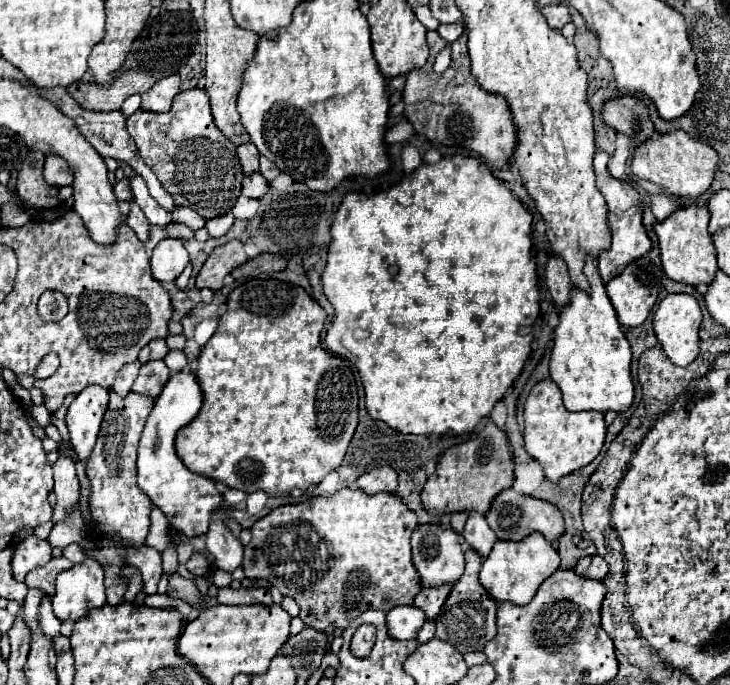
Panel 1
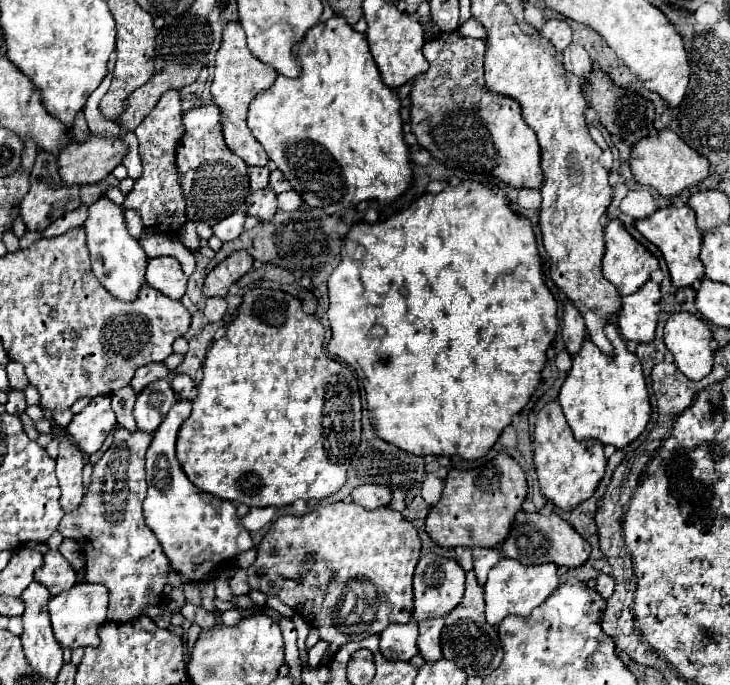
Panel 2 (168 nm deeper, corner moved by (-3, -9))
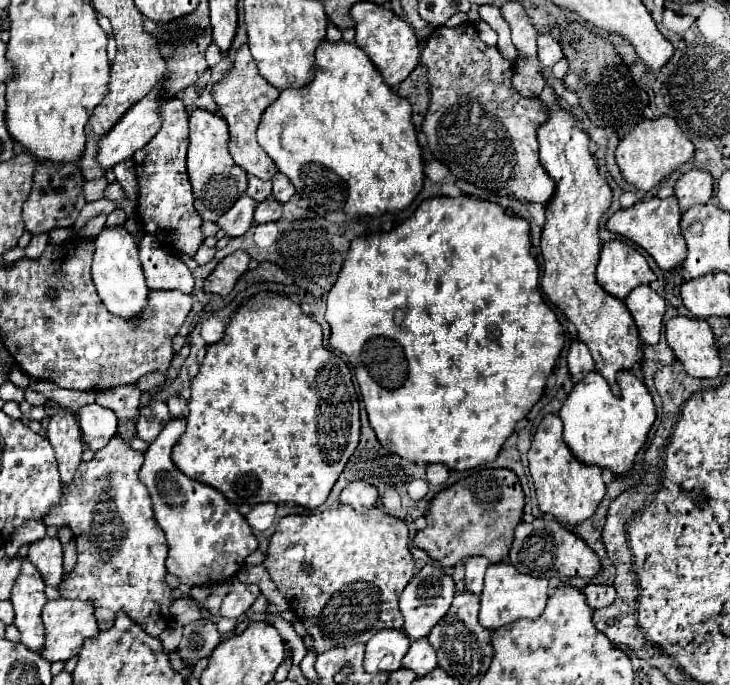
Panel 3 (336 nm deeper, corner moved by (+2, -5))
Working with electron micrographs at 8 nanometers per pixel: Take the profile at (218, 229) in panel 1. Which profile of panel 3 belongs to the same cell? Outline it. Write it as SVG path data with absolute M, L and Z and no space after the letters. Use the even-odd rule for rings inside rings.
M246 194L240 196L238 202L226 214L222 214L218 220L218 224L226 232L226 236L234 238L234 236L246 234L254 224L254 218L252 218L254 208L256 208L256 202L250 196L246 196Z

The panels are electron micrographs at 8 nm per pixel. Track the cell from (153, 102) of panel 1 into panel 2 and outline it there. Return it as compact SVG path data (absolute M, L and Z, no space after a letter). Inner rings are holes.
M169 90L161 96L161 102L153 108L153 114L145 118L135 134L139 140L139 158L143 162L143 174L139 180L135 180L133 190L125 196L123 208L125 210L137 210L141 214L141 220L145 226L153 226L163 230L165 234L175 234L179 226L187 220L185 218L185 198L181 194L181 186L175 172L175 146L185 132L181 124L181 100L177 90Z

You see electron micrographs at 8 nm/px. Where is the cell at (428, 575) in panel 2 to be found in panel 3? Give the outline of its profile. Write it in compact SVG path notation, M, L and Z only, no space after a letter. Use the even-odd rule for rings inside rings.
M426 564L410 580L410 584L404 588L404 592L400 596L400 612L404 616L404 628L402 628L402 632L412 642L416 642L420 638L426 638L430 634L432 626L436 626L436 622L448 612L448 608L452 604L452 598L454 598L454 580L448 578L440 566Z

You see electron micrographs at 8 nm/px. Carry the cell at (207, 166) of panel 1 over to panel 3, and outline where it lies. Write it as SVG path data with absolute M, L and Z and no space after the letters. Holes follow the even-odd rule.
M194 110L190 114L190 146L188 146L188 176L196 196L196 210L204 220L216 222L236 200L246 192L248 174L234 164L228 152L228 124L220 114Z

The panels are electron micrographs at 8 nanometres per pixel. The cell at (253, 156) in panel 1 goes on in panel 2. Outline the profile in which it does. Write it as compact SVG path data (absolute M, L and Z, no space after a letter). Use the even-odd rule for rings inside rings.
M249 166L249 180L251 180L251 190L263 190L269 184L269 168L267 166Z

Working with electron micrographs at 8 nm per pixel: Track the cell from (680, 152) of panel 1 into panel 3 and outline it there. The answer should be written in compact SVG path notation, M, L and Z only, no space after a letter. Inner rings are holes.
M660 116L652 120L638 122L618 144L614 156L616 164L626 178L628 184L632 184L638 190L652 190L658 186L666 176L670 176L676 168L680 168L690 156L694 154L694 146L690 138L680 130L674 118Z

